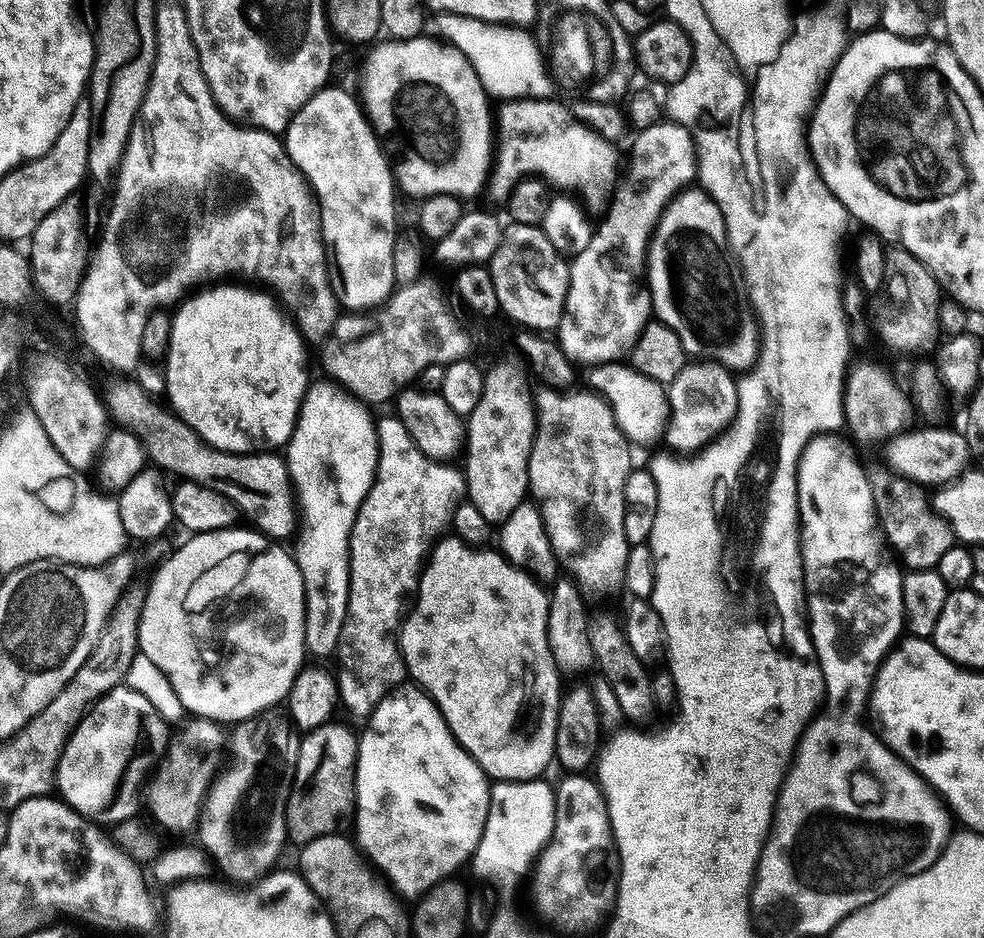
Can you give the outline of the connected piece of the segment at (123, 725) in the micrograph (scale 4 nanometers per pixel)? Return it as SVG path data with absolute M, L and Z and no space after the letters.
M127 686L112 688L84 713L76 729L65 741L64 748L60 751L60 760L56 763L55 791L59 799L69 804L79 816L87 816L93 822L104 822L100 821L104 819L110 820L109 822L121 821L129 815L130 810L120 801L120 788L124 792L132 792L142 784L142 776L140 780L138 773L128 772L128 767L132 764L132 755L136 752L138 767L144 768L148 763L149 767L163 753L169 739L169 725L142 694Z

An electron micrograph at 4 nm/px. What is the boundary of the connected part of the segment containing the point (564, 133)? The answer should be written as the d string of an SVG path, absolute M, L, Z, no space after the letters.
M525 98L507 101L501 112L499 109L498 147L486 185L487 195L500 202L507 201L517 181L525 176L539 176L556 190L578 188L583 203L593 213L603 213L617 191L616 170L620 166L617 145L597 135L569 113L568 117L553 102L550 98Z

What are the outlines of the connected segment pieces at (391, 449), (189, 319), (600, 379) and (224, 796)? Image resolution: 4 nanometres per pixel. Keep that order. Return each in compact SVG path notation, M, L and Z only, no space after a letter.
M388 414L375 421L376 430L376 481L373 482L371 490L366 494L366 498L362 502L362 506L358 510L358 514L354 518L354 526L350 534L350 542L348 543L348 573L350 574L350 586L348 587L348 613L344 619L342 626L342 634L340 635L340 646L338 649L338 657L340 656L340 674L337 673L335 683L338 687L339 701L349 708L356 716L367 718L371 716L372 712L378 706L378 702L382 702L382 698L388 695L394 688L399 688L405 683L406 669L404 667L404 660L400 657L400 645L398 643L398 629L402 619L402 613L406 608L406 600L404 604L404 595L411 593L415 589L416 581L419 579L422 563L425 561L430 547L437 539L440 533L449 527L454 511L454 501L456 495L465 491L466 485L464 482L464 473L459 467L451 468L451 463L443 460L432 460L425 452L418 450L418 446L414 442L414 438L410 438L410 434L406 430L406 426L402 426L402 422L395 416L395 414Z
M216 282L213 288L206 288L210 286L204 286L201 292L196 292L193 296L191 294L185 295L183 299L179 301L178 307L171 313L170 323L168 326L168 342L166 345L166 351L162 357L162 364L165 364L165 367L162 368L162 373L165 380L165 393L166 399L168 398L171 411L175 412L180 419L186 421L187 424L196 431L201 438L210 446L214 446L218 450L222 450L223 452L258 452L261 450L280 450L285 447L288 443L288 439L292 437L292 431L294 430L294 426L296 425L296 415L300 412L300 403L304 400L304 395L308 393L308 385L310 383L310 377L308 377L308 352L304 347L306 347L306 341L303 336L300 335L299 328L296 327L294 320L291 315L281 305L278 303L277 297L273 295L271 291L262 290L265 292L259 292L256 288L243 288L243 283L240 282Z
M608 361L591 367L587 385L608 401L619 428L633 445L648 444L655 439L658 440L667 421L667 391L663 385L633 370L631 365L622 365L621 361Z
M268 718L245 720L235 725L231 731L230 760L232 756L232 765L229 768L227 765L212 781L198 821L199 847L213 861L216 859L220 863L221 874L226 879L233 880L236 883L233 885L236 886L248 886L267 876L277 867L276 859L279 858L284 844L286 845L284 811L294 782L301 737L297 735L293 725L287 719L284 719L285 721L264 719Z

